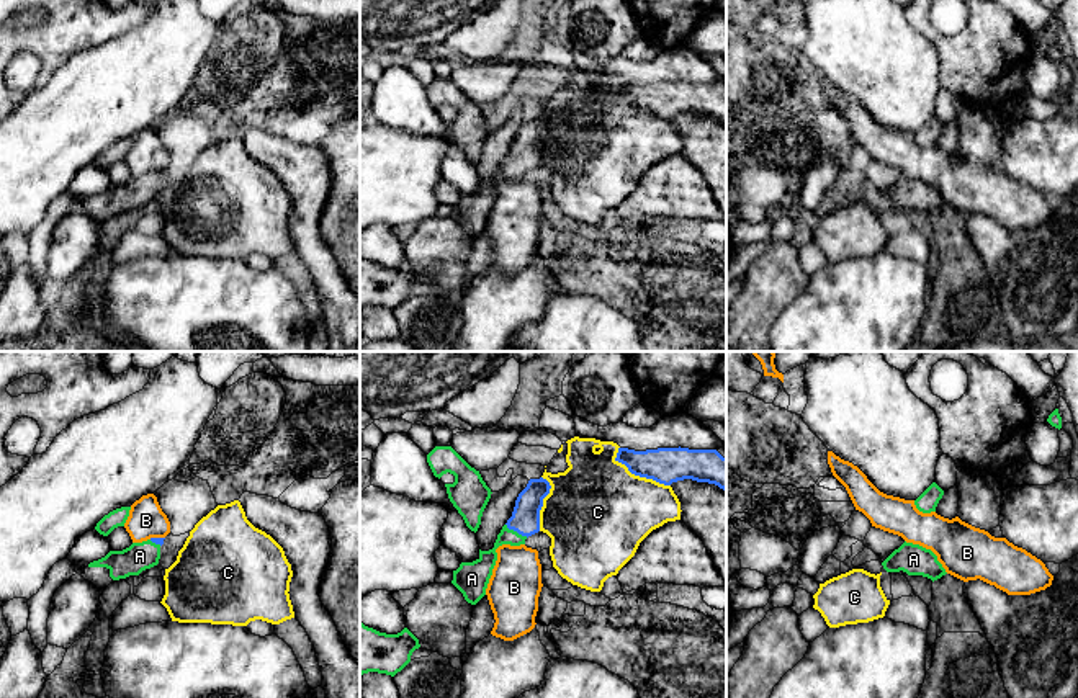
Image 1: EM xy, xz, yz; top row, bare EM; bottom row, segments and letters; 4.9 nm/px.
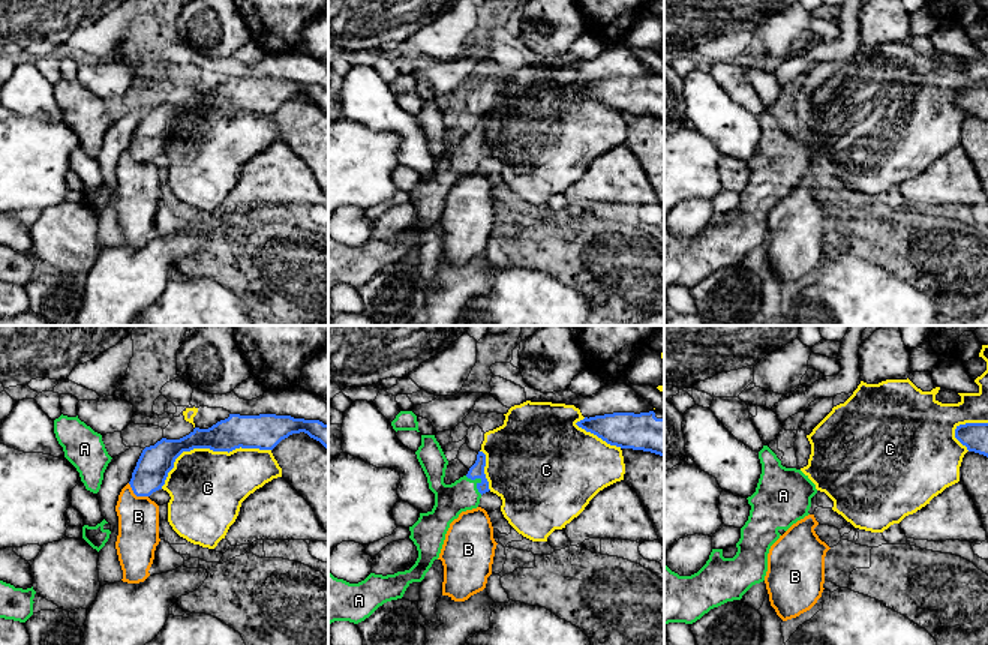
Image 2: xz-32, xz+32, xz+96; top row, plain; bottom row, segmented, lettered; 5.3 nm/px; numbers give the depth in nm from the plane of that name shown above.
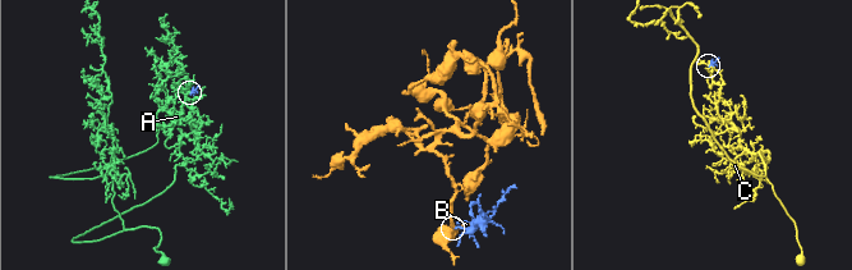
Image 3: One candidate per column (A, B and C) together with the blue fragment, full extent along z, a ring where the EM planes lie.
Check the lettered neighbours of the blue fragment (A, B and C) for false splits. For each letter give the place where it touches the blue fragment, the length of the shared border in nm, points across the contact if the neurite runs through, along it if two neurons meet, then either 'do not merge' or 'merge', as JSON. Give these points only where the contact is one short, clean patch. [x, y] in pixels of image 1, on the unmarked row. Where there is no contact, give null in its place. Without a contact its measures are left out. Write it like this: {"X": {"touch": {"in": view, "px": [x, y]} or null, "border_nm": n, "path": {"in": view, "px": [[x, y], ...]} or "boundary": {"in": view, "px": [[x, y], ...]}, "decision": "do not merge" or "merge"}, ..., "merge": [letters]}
{"A": {"touch": {"in": "xz", "px": [516, 164]}, "border_nm": 130, "path": {"in": "xz", "px": [[525, 152], [516, 164], [496, 178], [481, 201]]}, "decision": "merge"}, "B": {"touch": {"in": "xy", "px": [156, 172]}, "border_nm": 80, "boundary": {"in": "xy", "px": [[164, 170], [149, 172]]}, "decision": "do not merge"}, "C": {"touch": {"in": "xz", "px": [638, 108]}, "border_nm": 320, "decision": "do not merge"}, "merge": ["A"]}

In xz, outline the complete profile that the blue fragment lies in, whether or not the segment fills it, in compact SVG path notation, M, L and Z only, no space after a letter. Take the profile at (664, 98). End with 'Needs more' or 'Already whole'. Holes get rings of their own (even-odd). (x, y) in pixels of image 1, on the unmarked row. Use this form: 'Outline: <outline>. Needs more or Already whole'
Outline: M679 80L635 85L618 82L615 95L625 98L631 108L664 119L692 113L715 118L726 124L726 92L716 83L689 83Z. Already whole

